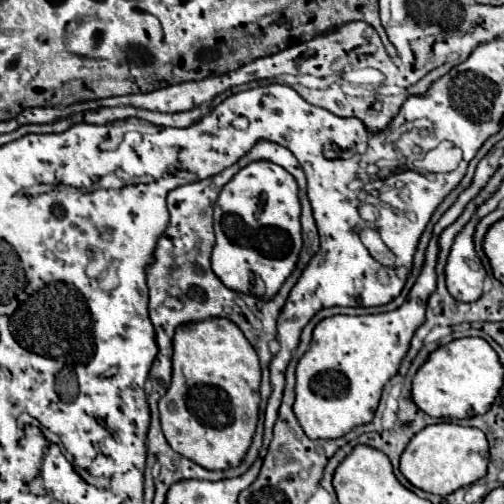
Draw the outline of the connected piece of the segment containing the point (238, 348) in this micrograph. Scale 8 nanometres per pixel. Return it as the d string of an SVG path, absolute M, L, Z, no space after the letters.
M229 319L181 325L173 339L173 381L159 401L161 427L169 445L211 471L237 467L255 433L259 415L259 357Z

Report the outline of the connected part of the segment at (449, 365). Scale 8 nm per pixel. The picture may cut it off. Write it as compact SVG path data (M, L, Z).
M479 337L455 339L429 355L413 379L413 401L431 417L467 419L487 413L503 385L503 365L495 349Z

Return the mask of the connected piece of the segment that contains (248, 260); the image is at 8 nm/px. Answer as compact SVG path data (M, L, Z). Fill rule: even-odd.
M257 161L241 169L219 193L219 199L215 203L215 247L211 255L211 267L213 273L221 279L221 283L237 293L253 295L253 281L255 275L259 275L265 283L265 299L275 297L275 293L281 289L285 279L293 273L295 263L299 259L299 253L303 249L301 239L301 203L299 203L299 187L295 179L279 165L271 161Z

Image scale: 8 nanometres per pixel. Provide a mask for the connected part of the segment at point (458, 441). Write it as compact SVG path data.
M437 423L419 431L403 451L401 473L417 487L435 495L449 495L467 487L487 473L489 447L485 435L475 427L455 423Z

